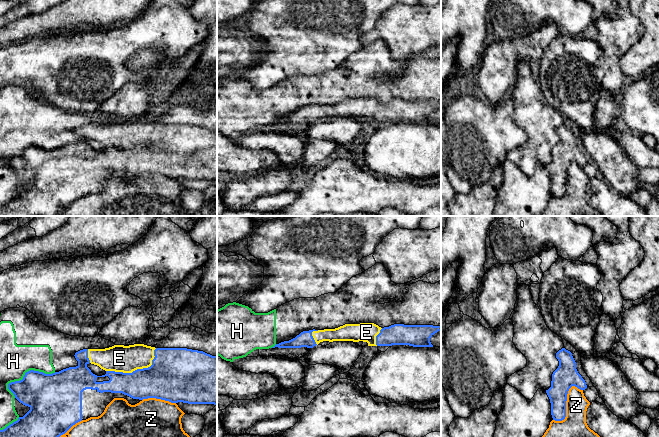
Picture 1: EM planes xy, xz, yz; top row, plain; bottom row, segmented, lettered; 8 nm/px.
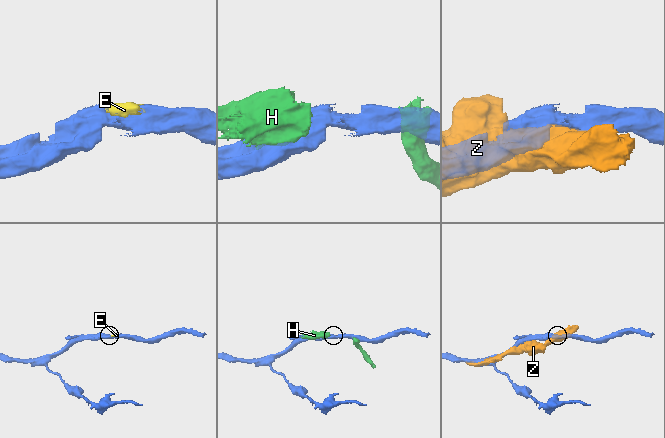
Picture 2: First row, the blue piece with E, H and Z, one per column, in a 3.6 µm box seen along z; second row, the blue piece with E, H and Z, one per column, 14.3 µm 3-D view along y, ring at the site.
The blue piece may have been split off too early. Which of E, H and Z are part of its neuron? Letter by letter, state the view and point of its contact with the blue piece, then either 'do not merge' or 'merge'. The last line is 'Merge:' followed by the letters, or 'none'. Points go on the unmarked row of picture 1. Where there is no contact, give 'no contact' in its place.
E: meets blue in xy at (137, 145); merge
H: meets blue in xy at (28, 147); do not merge
Z: meets blue in yz at (565, 179); do not merge
Merge: E

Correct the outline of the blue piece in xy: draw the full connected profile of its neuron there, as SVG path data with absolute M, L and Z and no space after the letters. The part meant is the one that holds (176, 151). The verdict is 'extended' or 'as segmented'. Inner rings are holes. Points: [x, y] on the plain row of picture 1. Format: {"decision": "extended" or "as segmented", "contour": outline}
{"decision": "extended", "contour": "M134 120L83 125L74 132L78 137L76 143L52 150L30 146L22 156L8 160L15 174L30 186L0 206L0 216L56 216L76 199L100 192L114 174L124 174L131 181L148 174L217 181L217 132L203 127ZM89 139L99 142L106 150L93 150L87 143Z"}

